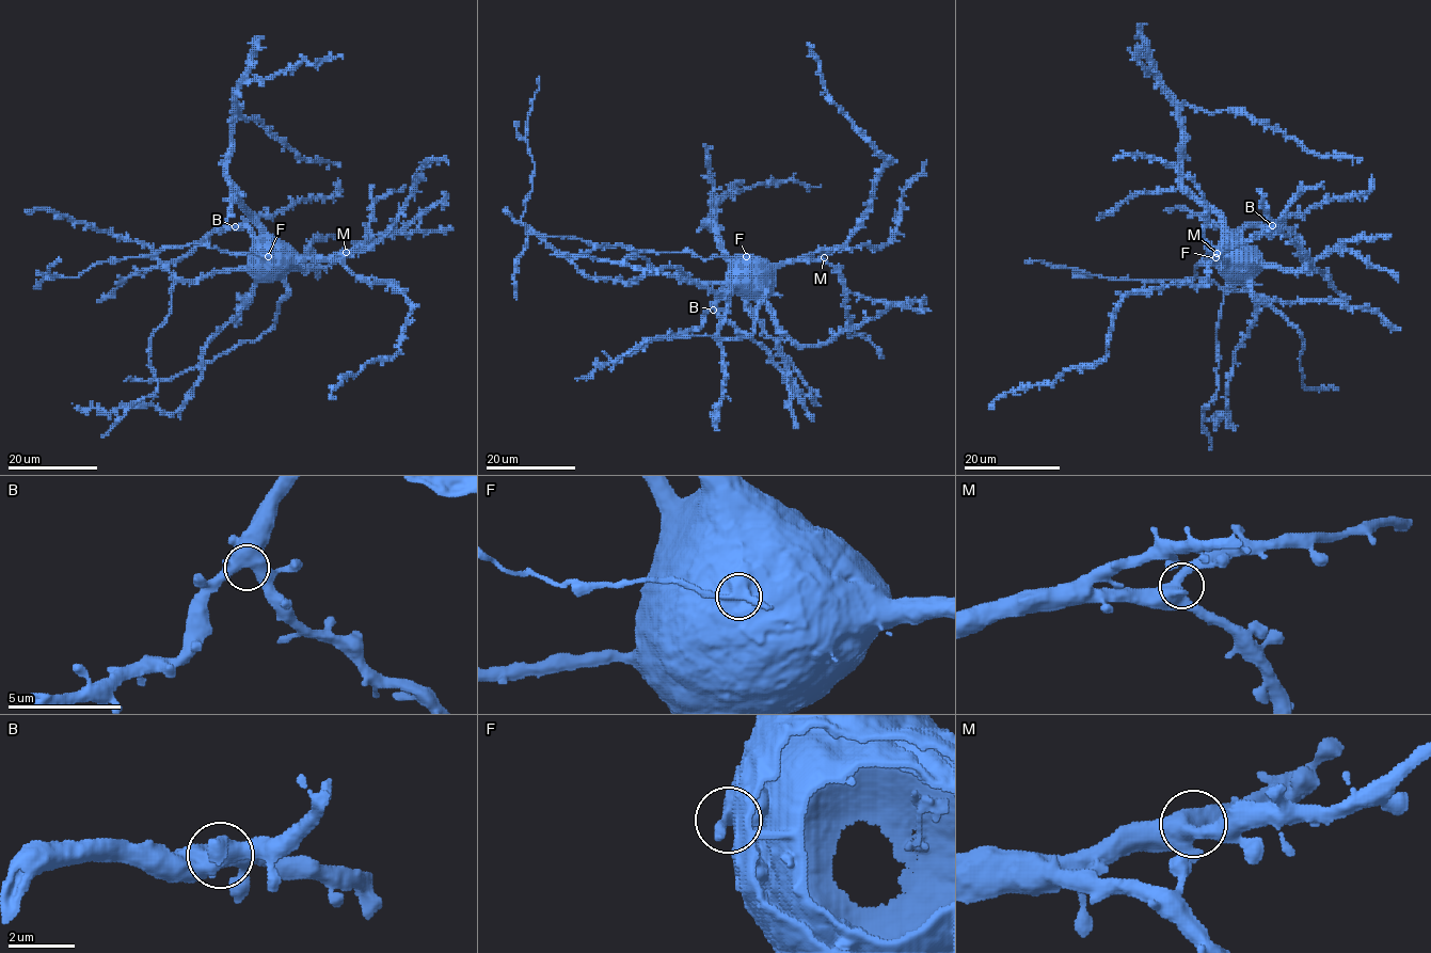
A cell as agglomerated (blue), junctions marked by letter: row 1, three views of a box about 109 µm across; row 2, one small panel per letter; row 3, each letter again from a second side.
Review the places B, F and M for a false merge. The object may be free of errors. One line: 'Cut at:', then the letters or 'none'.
Cut at: F

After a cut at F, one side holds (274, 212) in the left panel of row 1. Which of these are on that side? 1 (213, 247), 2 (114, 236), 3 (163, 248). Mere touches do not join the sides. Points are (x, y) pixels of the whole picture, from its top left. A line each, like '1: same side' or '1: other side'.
1: other side
2: same side
3: other side

